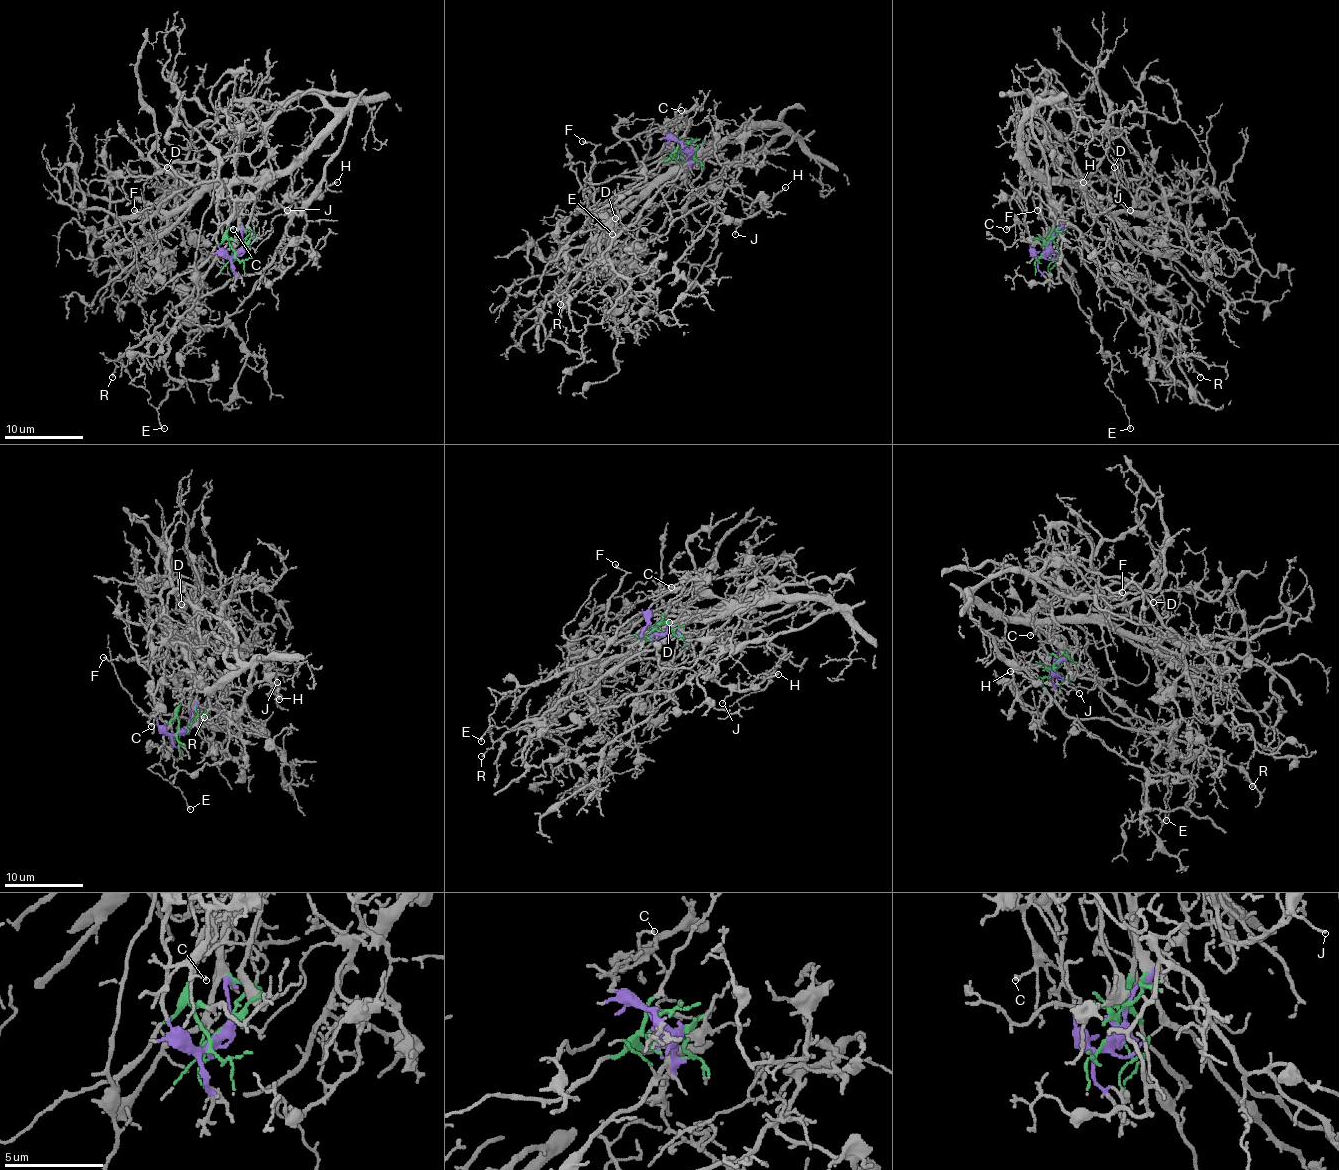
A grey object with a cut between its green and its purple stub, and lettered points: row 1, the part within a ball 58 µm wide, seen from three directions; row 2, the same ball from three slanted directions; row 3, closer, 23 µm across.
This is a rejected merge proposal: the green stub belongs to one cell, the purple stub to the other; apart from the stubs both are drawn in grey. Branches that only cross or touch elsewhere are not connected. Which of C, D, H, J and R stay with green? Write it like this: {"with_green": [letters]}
{"with_green": ["R"]}

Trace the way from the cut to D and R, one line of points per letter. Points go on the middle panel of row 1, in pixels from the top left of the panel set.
D: (687, 151), (691, 185), (699, 157), (712, 149), (651, 185), (623, 230), (601, 224), (615, 219)
R: (687, 151), (677, 159), (679, 175), (661, 189), (597, 260), (584, 268), (562, 294), (560, 304)

